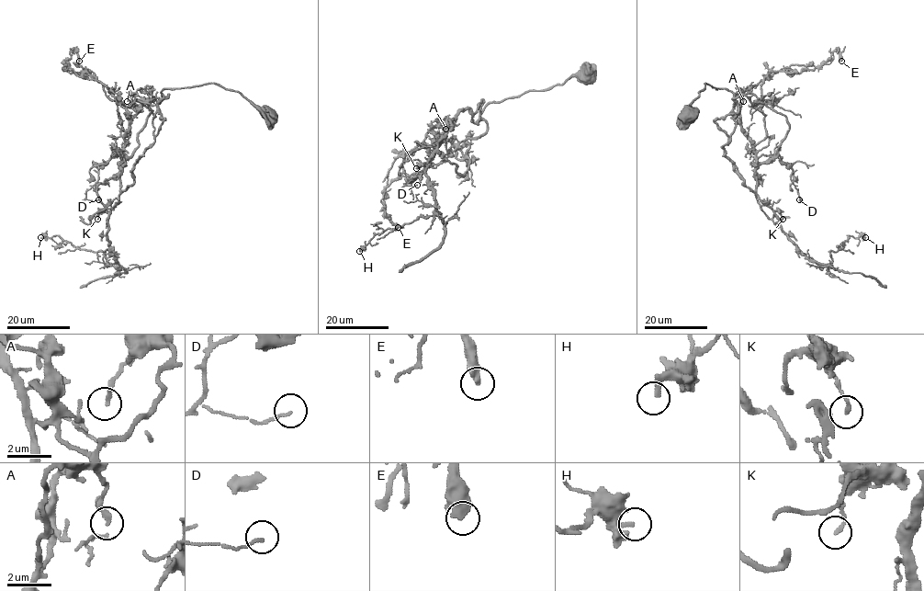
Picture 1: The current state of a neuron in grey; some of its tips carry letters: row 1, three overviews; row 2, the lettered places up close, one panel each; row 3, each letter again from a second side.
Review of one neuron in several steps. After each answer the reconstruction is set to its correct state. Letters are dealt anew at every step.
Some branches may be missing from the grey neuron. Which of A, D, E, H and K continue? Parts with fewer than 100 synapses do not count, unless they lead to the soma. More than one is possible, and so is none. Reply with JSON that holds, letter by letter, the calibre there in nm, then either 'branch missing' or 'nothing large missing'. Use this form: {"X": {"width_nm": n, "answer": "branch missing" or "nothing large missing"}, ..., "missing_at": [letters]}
{"A": {"width_nm": 190, "answer": "nothing large missing"}, "D": {"width_nm": 120, "answer": "nothing large missing"}, "E": {"width_nm": 500, "answer": "nothing large missing"}, "H": {"width_nm": 220, "answer": "nothing large missing"}, "K": {"width_nm": 160, "answer": "nothing large missing"}, "missing_at": []}

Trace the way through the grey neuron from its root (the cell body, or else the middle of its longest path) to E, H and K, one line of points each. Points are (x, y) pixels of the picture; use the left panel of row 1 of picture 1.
E: (269, 118), (213, 83), (164, 88), (158, 103), (123, 106), (86, 71), (66, 69), (73, 49), (79, 61)
H: (269, 118), (213, 83), (164, 88), (154, 141), (109, 215), (117, 264), (58, 235), (40, 237)
K: (269, 118), (213, 83), (164, 88), (133, 183), (98, 185), (105, 208), (88, 217), (101, 211), (97, 219)

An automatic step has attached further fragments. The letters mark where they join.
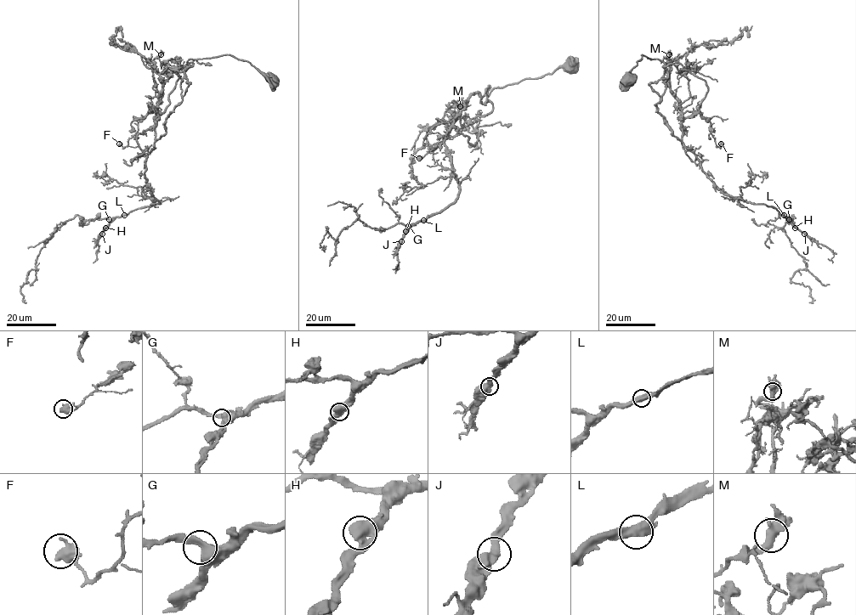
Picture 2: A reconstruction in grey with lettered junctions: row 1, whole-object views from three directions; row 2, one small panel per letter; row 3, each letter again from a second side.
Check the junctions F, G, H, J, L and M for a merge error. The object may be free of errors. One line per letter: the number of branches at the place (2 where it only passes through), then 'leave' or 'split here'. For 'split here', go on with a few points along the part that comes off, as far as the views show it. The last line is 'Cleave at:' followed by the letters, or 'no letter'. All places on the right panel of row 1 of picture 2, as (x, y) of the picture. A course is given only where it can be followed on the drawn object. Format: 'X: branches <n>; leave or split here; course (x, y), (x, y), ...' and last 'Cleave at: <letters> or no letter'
F: branches 2; leave
G: branches 2; leave
H: branches 2; leave
J: branches 2; leave
L: branches 2; leave
M: branches 2; leave
Cleave at: no letter

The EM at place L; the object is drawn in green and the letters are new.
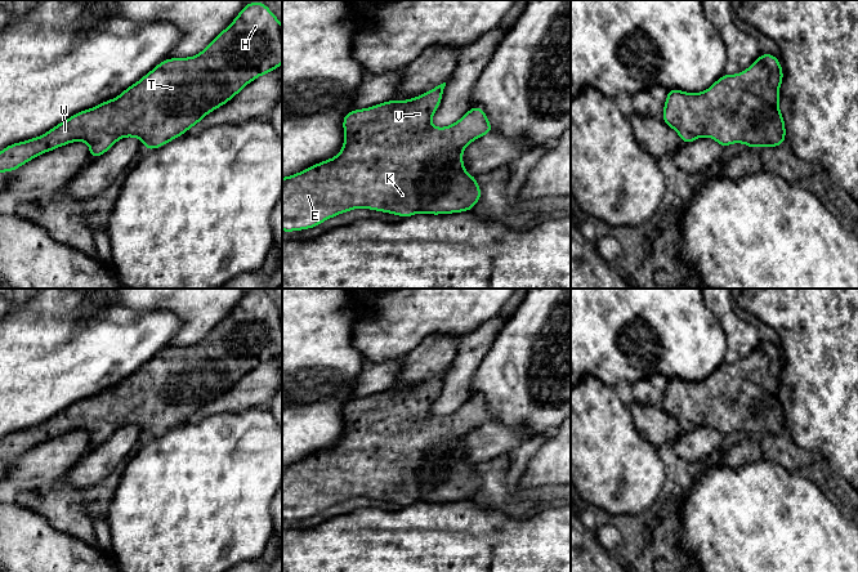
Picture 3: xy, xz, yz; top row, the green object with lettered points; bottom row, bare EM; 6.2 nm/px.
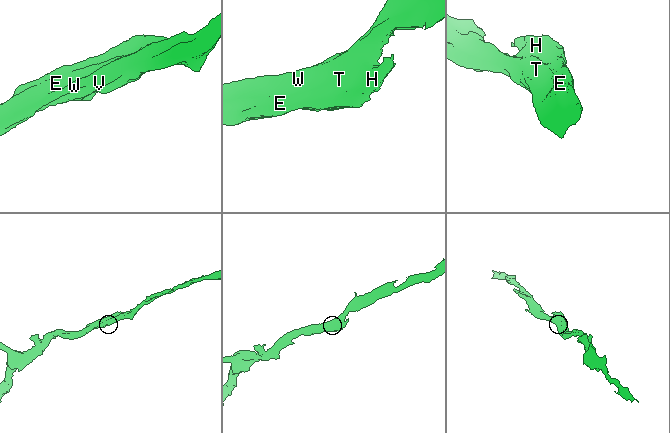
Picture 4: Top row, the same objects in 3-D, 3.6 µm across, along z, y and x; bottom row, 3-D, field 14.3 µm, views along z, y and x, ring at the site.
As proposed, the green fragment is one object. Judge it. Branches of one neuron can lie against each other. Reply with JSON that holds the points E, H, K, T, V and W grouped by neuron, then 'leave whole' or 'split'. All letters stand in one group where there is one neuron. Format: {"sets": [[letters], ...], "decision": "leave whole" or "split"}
{"sets": [["E", "H", "K", "T", "V", "W"]], "decision": "leave whole"}

